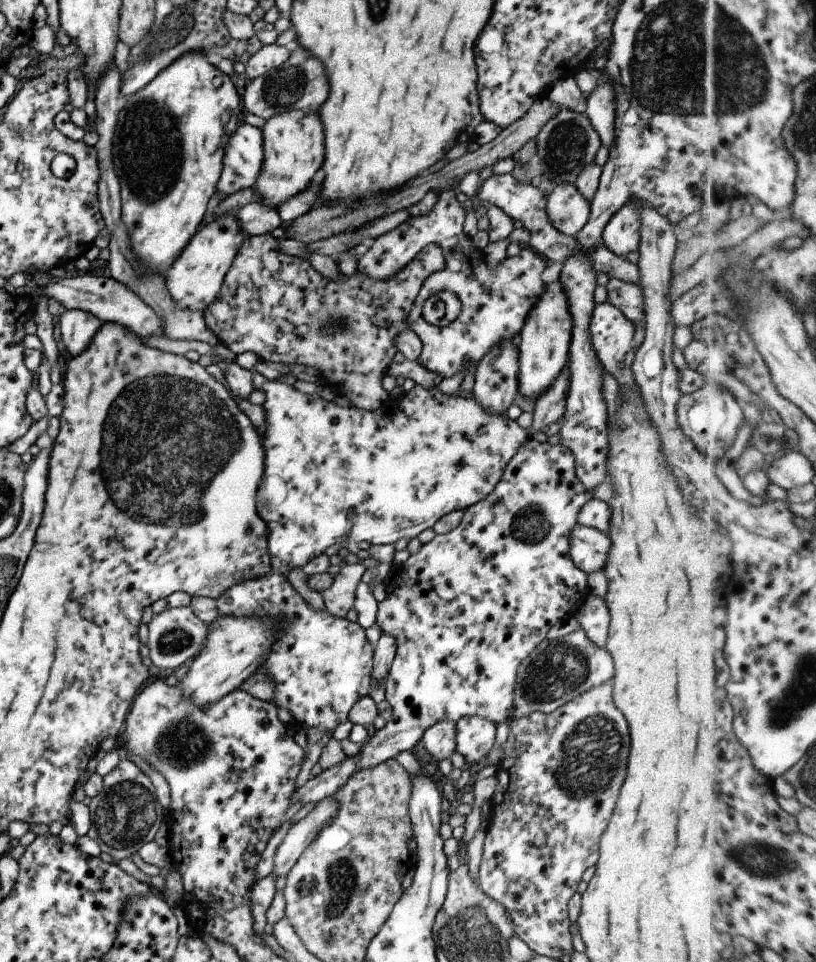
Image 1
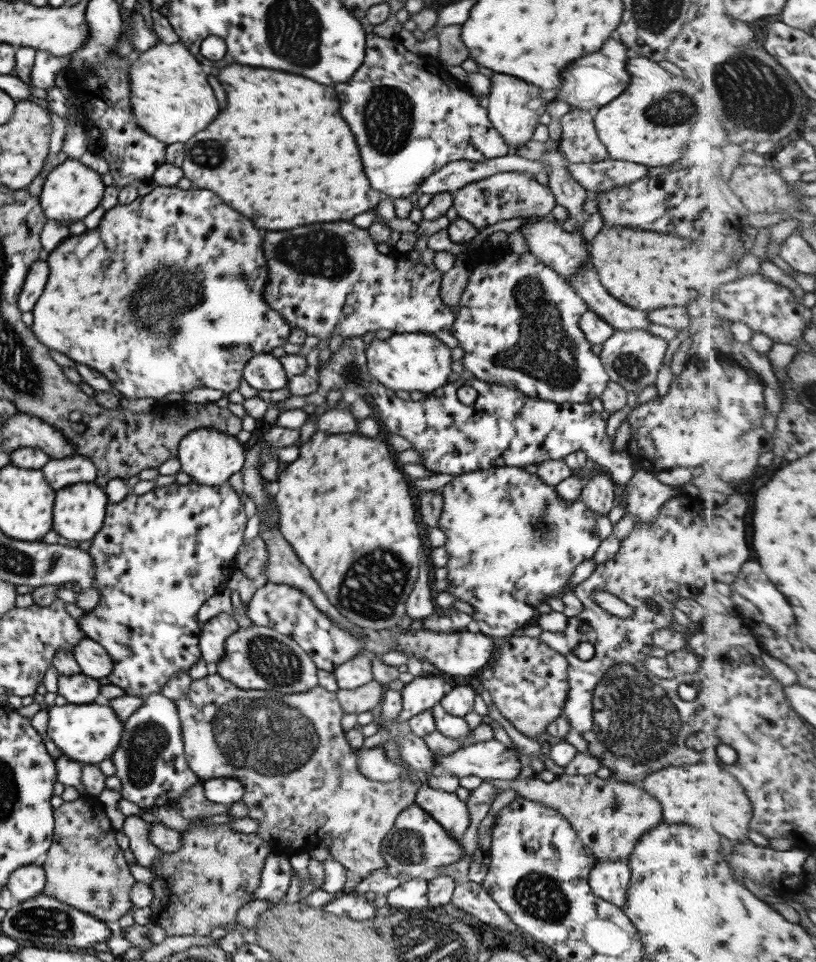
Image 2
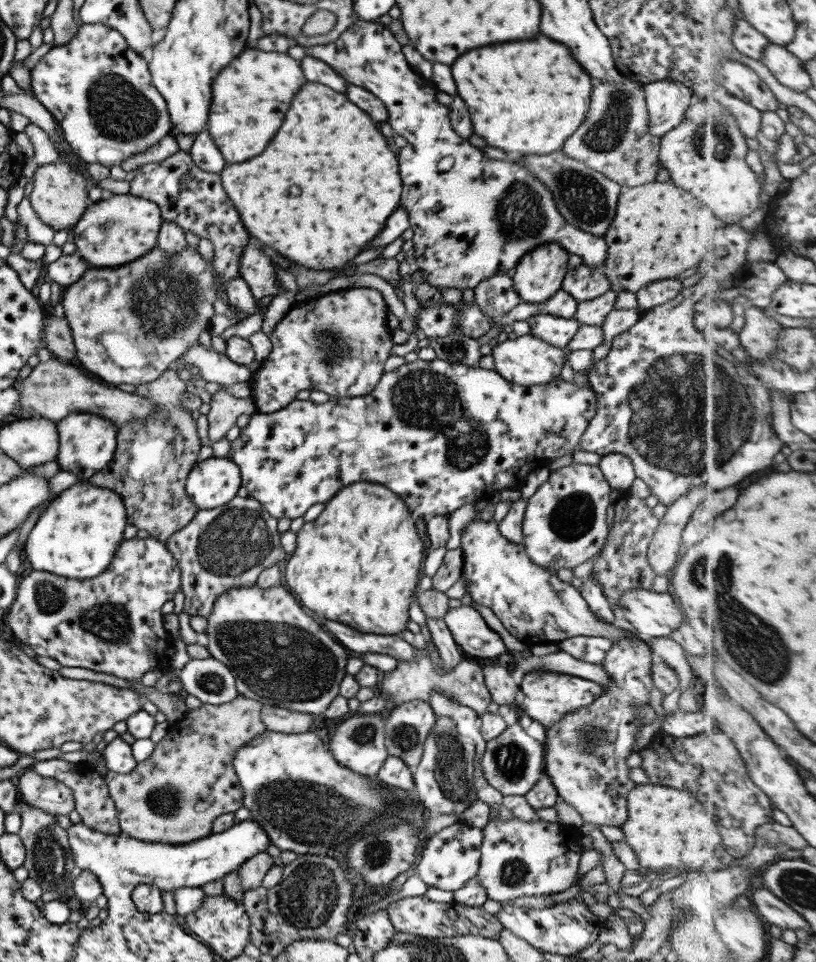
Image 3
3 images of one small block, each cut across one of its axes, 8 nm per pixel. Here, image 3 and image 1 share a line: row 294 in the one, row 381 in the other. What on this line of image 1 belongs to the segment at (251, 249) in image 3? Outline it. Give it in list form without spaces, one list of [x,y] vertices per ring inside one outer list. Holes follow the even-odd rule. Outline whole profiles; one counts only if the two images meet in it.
[[[259,373],[252,374],[254,390],[263,391],[265,400],[262,407],[265,413],[265,432],[259,437],[264,448],[263,482],[257,490],[257,512],[267,524],[266,549],[270,558],[270,572],[286,575],[292,568],[301,568],[309,560],[313,560],[324,552],[329,545],[337,545],[341,541],[353,540],[356,543],[369,542],[370,545],[393,545],[399,538],[409,541],[425,528],[432,528],[433,524],[453,510],[465,510],[468,506],[483,500],[500,479],[501,473],[509,459],[528,437],[527,430],[522,429],[516,421],[507,417],[507,413],[489,414],[480,408],[480,404],[471,393],[459,394],[458,389],[451,394],[442,394],[436,386],[423,388],[415,384],[409,392],[401,398],[390,398],[379,409],[372,411],[354,407],[351,404],[336,406],[327,394],[324,396],[306,395],[300,393],[293,386],[279,383],[272,379],[267,381]],[[347,512],[355,512],[355,522],[347,528]]]

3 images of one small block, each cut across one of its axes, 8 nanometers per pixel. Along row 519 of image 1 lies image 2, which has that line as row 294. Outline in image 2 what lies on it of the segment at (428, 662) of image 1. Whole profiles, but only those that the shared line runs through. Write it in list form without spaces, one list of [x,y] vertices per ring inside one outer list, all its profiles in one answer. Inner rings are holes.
[[[511,251],[495,263],[478,260],[471,262],[469,267],[471,272],[458,301],[456,318],[449,328],[464,353],[459,360],[463,371],[471,372],[482,382],[515,388],[526,398],[555,404],[583,404],[599,399],[610,378],[578,326],[579,318],[588,308],[567,280],[529,252],[515,254]]]

